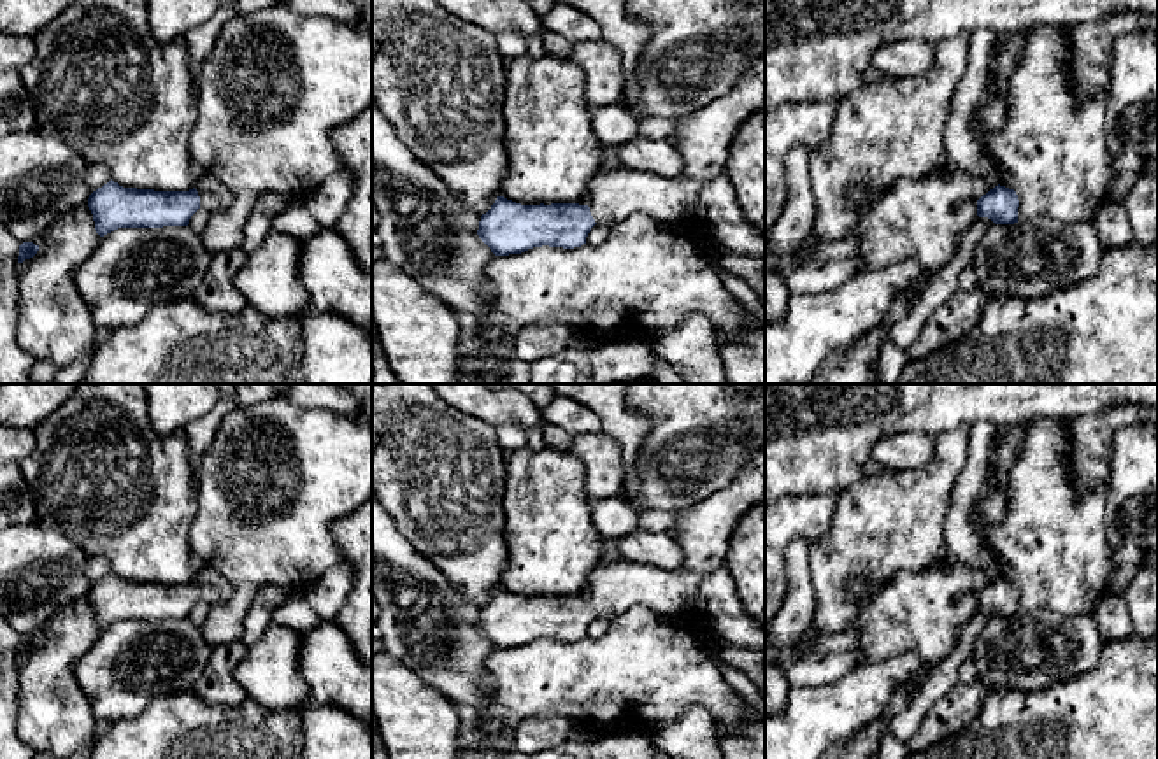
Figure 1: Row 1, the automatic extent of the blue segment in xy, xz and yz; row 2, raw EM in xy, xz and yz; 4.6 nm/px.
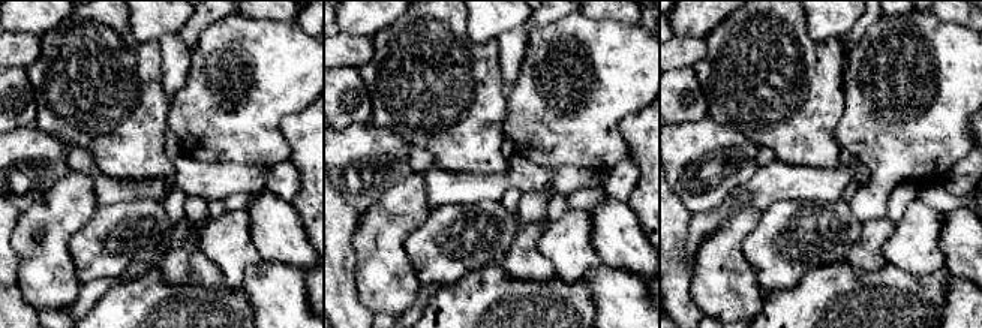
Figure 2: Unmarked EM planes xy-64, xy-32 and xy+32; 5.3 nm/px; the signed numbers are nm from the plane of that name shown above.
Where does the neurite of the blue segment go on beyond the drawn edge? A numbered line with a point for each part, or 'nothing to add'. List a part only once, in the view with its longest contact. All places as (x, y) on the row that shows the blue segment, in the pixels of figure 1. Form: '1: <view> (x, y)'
1: xy (214, 197)

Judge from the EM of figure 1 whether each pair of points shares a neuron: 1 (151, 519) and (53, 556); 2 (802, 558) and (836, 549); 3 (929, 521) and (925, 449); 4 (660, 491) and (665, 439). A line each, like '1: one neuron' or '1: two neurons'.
1: two neurons
2: two neurons
3: two neurons
4: one neuron

